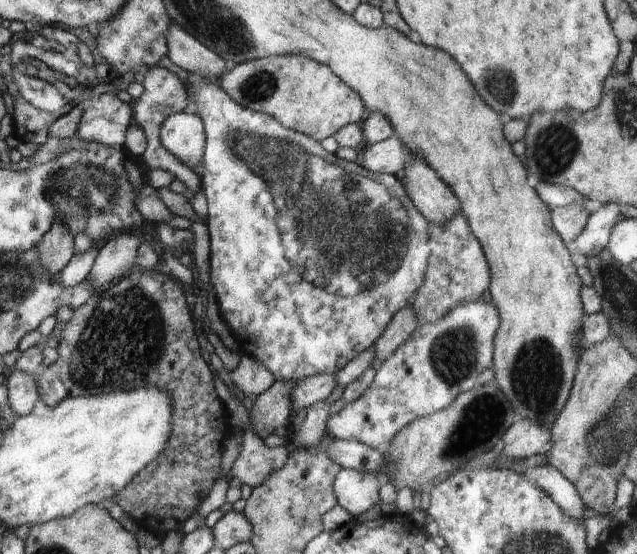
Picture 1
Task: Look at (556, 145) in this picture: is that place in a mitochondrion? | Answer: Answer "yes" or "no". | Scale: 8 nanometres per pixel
yes

